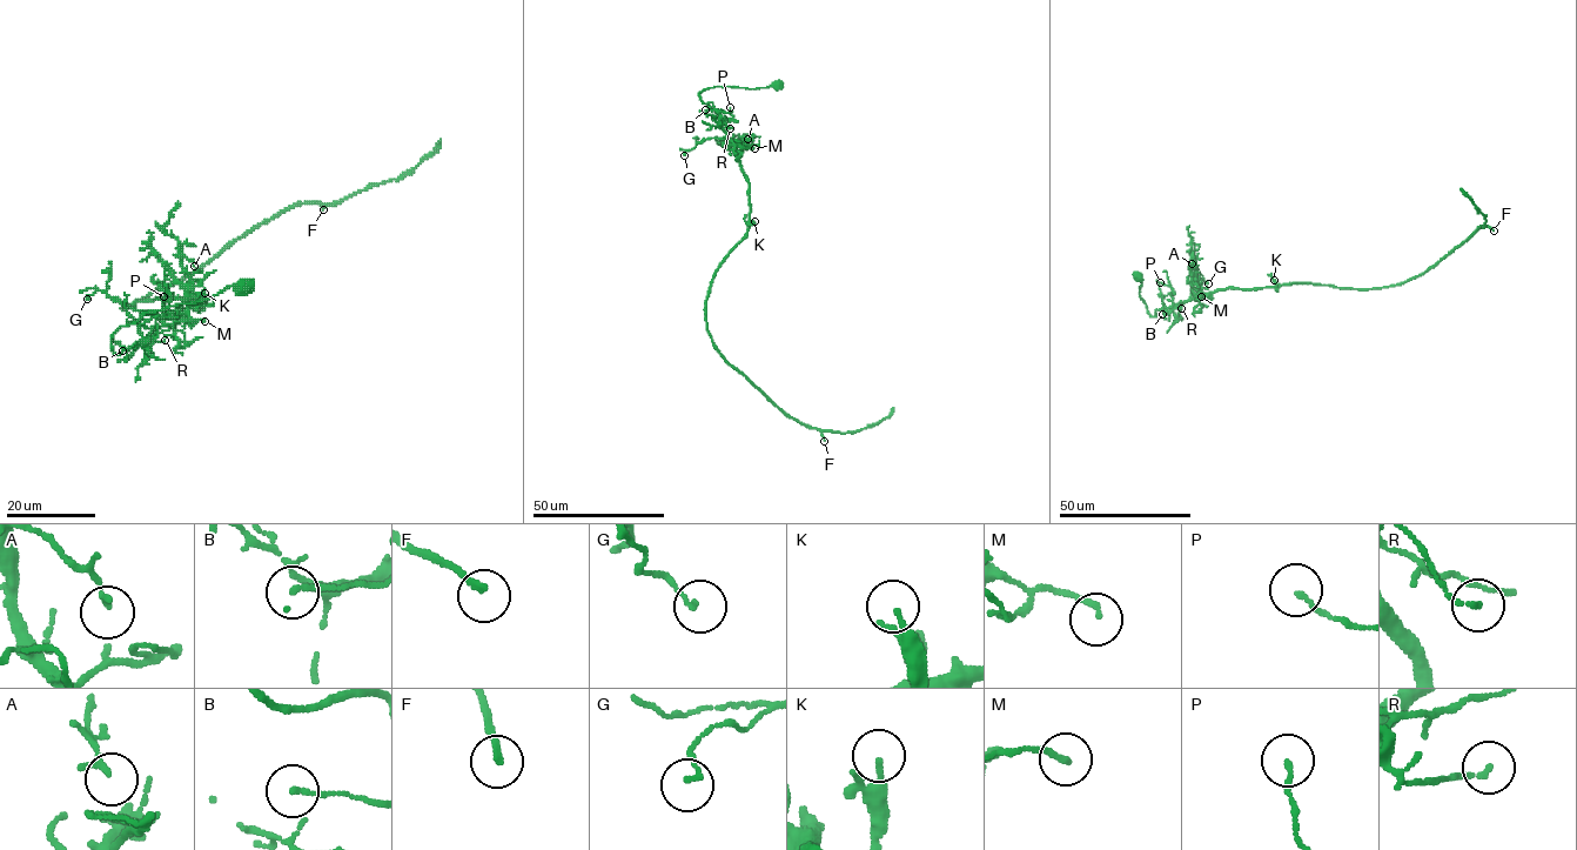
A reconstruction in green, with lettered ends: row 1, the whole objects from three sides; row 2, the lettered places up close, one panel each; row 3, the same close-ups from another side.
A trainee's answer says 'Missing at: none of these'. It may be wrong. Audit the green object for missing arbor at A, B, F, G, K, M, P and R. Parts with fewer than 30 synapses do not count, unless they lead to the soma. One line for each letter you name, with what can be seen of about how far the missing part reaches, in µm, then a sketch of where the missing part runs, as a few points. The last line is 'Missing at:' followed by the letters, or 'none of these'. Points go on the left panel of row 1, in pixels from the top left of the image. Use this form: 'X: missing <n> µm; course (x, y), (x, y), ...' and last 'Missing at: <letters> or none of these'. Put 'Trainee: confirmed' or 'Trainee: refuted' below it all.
F: missing 8 µm
Missing at: F
Trainee: refuted

